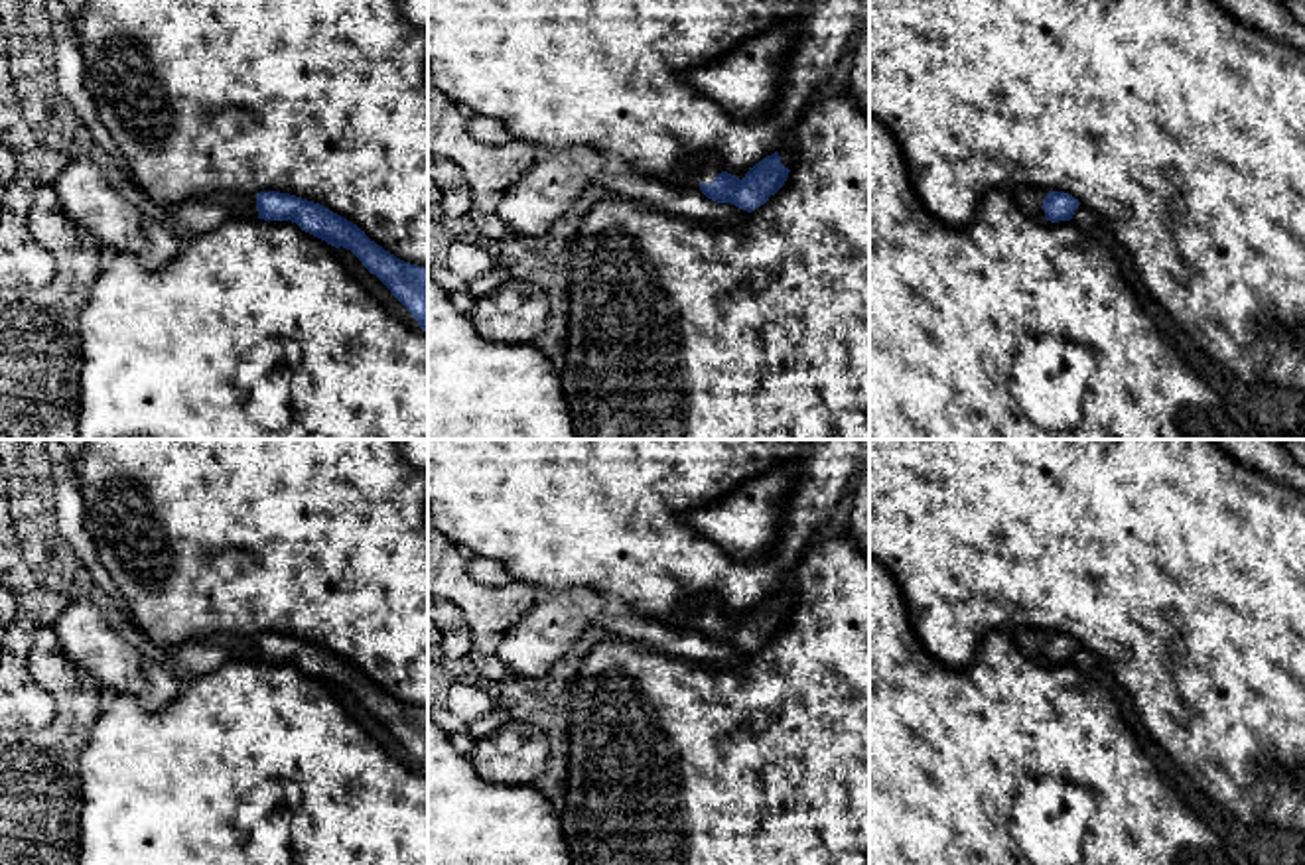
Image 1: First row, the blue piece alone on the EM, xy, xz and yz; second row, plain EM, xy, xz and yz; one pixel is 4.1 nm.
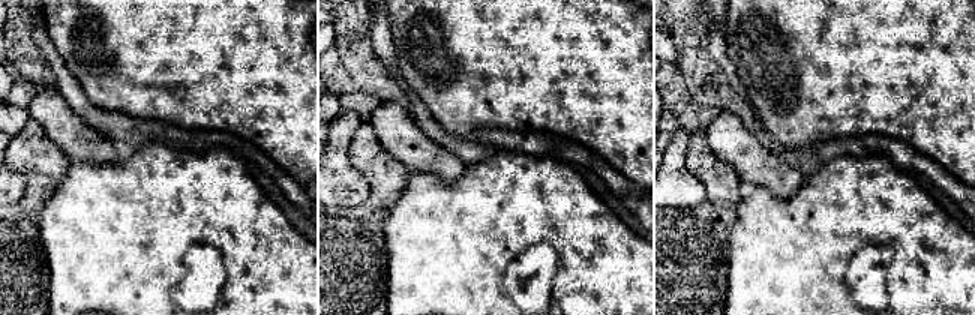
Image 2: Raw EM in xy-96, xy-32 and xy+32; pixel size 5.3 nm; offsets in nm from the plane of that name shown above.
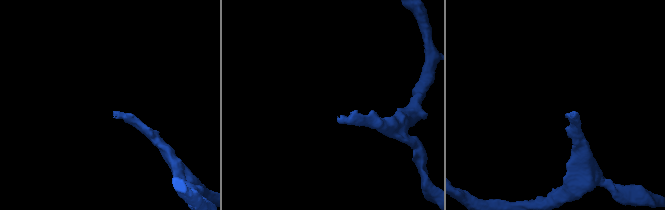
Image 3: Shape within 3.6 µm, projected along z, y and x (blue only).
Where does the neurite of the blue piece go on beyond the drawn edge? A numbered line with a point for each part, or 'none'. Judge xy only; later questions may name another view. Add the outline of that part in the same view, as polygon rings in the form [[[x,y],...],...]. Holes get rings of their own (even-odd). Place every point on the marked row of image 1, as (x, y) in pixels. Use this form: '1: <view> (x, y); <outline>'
1: xy (229, 199); [[[213,193],[203,201],[221,203],[225,207],[235,207],[237,211],[256,213],[256,195],[237,195],[237,193]]]

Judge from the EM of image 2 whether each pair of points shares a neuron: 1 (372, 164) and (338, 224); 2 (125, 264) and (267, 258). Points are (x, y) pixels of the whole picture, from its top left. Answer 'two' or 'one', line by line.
1: one
2: one

